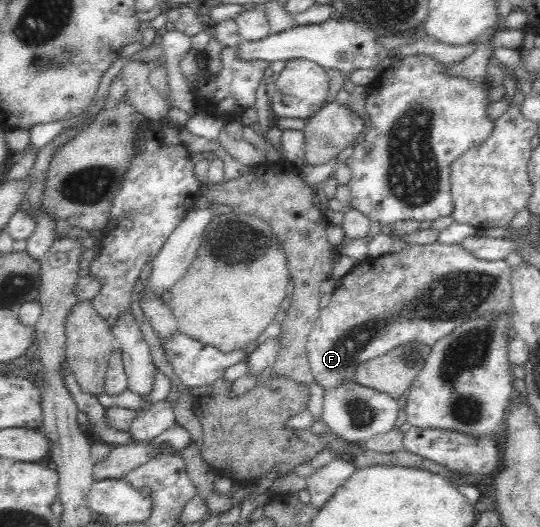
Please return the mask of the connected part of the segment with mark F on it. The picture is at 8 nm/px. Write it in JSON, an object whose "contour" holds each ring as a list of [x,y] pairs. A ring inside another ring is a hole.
{"contour":[[[418,244],[398,254],[378,258],[364,257],[350,274],[337,282],[328,306],[320,310],[314,329],[307,338],[307,355],[314,381],[324,389],[334,390],[355,378],[359,364],[378,358],[393,348],[407,342],[420,342],[432,348],[436,342],[452,334],[458,326],[484,316],[511,316],[512,272],[514,268],[505,260],[481,260],[472,257],[466,249],[456,244]]]}

